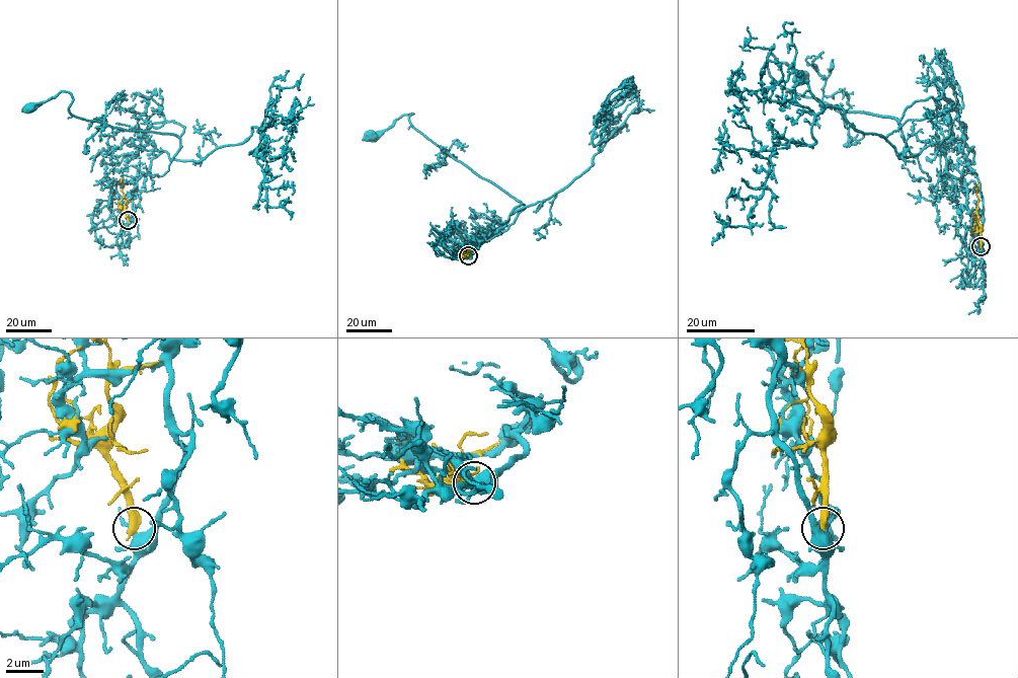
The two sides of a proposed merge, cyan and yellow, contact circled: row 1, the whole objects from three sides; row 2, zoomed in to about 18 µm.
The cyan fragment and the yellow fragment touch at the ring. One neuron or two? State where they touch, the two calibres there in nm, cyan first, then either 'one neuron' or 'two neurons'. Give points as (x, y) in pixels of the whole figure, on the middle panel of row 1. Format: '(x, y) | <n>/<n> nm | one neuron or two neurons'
(468, 255) | 320/460 nm | two neurons

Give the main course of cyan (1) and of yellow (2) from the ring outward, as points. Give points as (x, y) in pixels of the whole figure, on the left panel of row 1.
1: (128, 221), (136, 179), (163, 151), (171, 160), (180, 139), (76, 118), (73, 96), (61, 91), (29, 107)
2: (128, 221), (121, 178)

